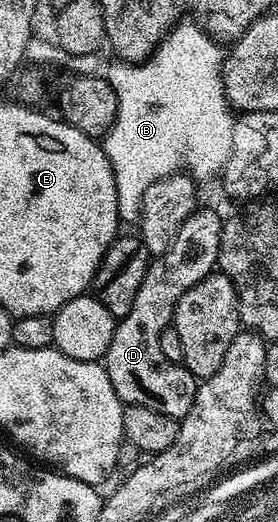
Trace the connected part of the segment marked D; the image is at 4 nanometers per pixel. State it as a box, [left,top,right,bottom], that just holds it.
[105,207,223,418]

